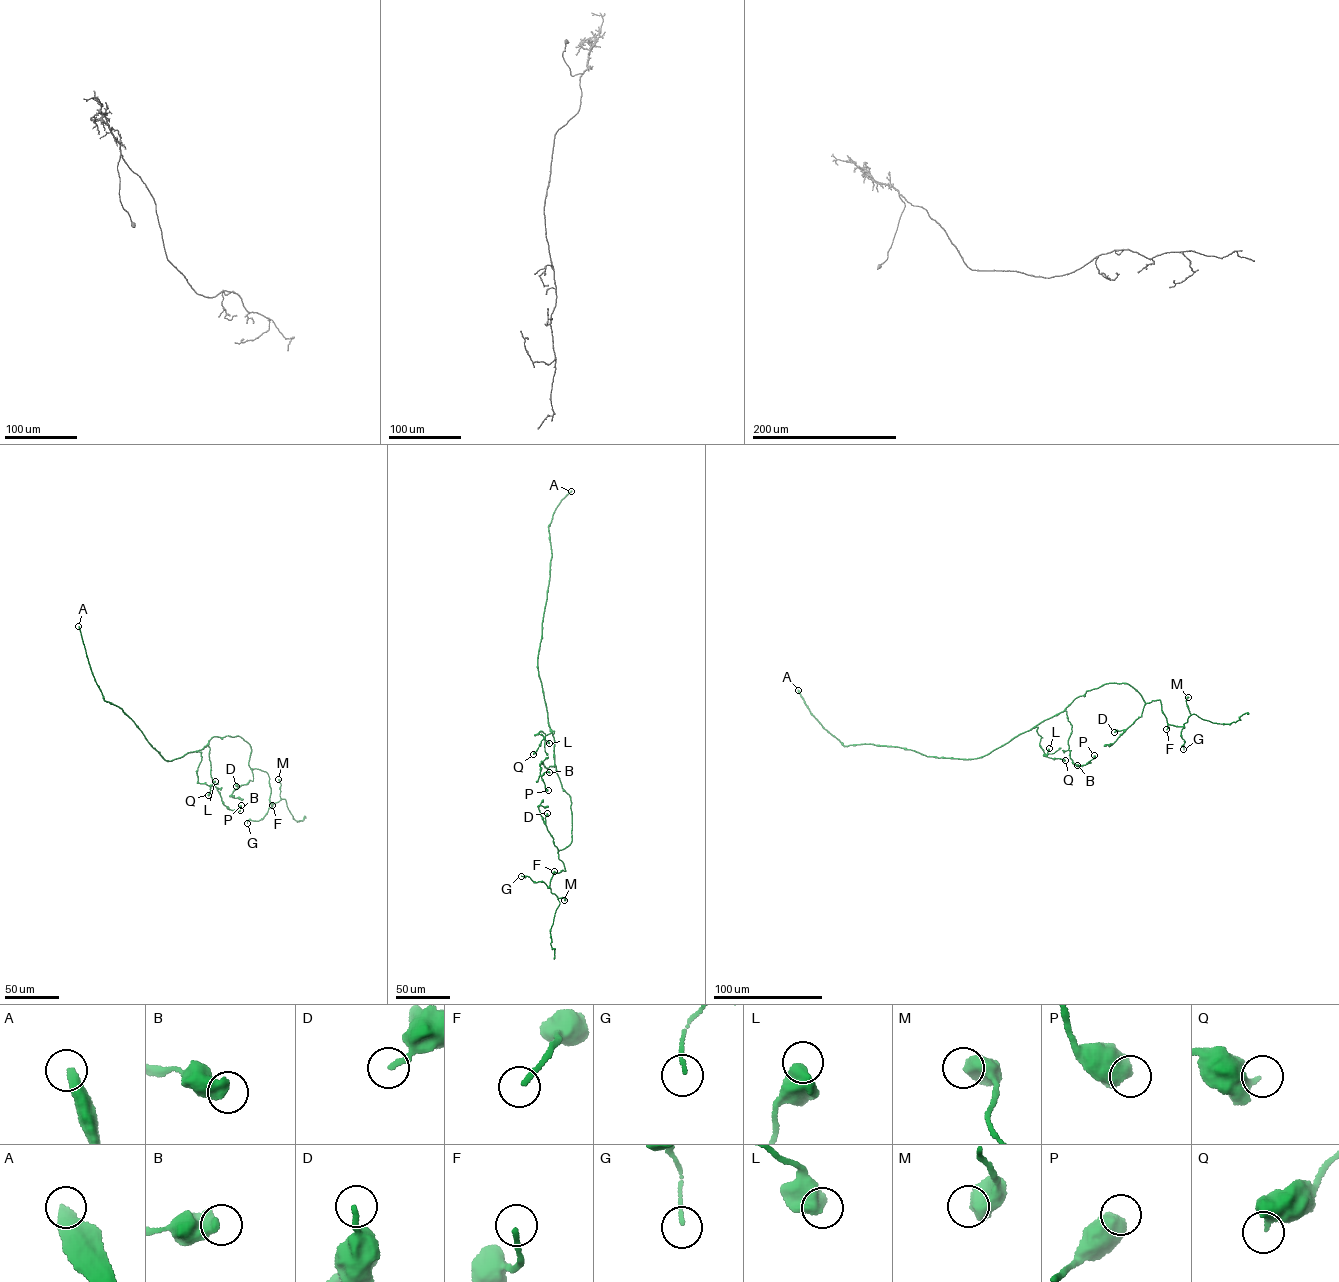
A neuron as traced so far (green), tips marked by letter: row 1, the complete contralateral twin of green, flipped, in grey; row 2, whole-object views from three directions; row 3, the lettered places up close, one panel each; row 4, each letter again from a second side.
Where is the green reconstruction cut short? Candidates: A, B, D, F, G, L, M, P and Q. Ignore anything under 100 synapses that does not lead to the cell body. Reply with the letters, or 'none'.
A

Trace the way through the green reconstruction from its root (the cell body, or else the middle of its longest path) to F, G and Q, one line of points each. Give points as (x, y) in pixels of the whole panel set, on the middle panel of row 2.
F: (551, 731), (556, 771), (562, 788), (570, 798), (572, 826), (570, 844), (557, 851), (565, 871), (554, 871)
G: (551, 731), (556, 771), (570, 799), (572, 839), (557, 851), (565, 871), (554, 873), (549, 886), (521, 876)
Q: (551, 731), (552, 734), (541, 731), (535, 734), (541, 734), (543, 738), (533, 754)

